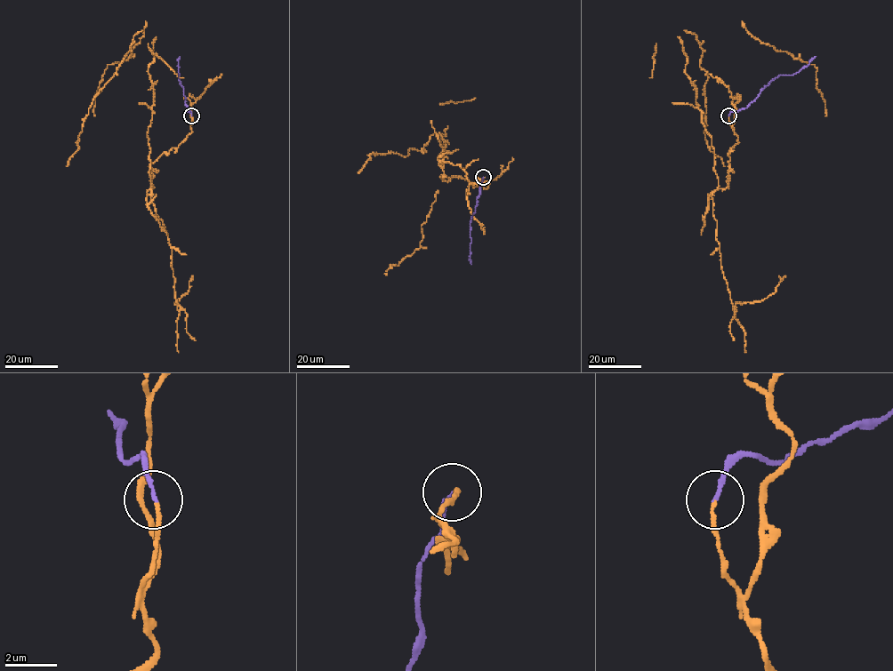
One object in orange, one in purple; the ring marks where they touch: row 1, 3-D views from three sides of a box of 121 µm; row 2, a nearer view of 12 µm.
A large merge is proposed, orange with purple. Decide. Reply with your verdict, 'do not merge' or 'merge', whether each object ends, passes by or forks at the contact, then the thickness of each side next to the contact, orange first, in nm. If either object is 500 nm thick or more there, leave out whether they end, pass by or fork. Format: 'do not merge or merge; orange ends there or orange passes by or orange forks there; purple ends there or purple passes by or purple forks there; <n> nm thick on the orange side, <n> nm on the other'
do not merge; orange ends there; purple ends there; 130 nm thick on the orange side, 150 nm on the other

